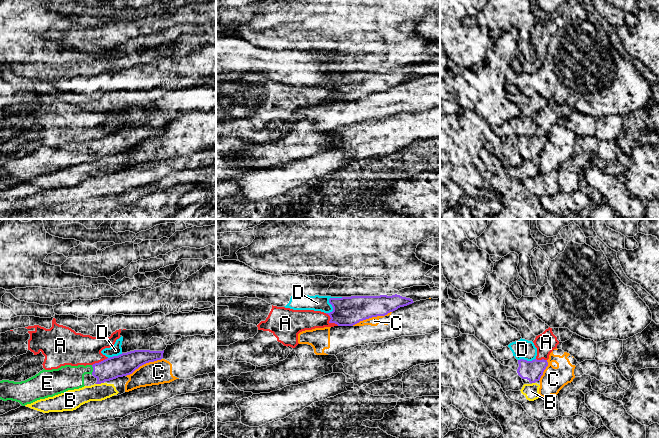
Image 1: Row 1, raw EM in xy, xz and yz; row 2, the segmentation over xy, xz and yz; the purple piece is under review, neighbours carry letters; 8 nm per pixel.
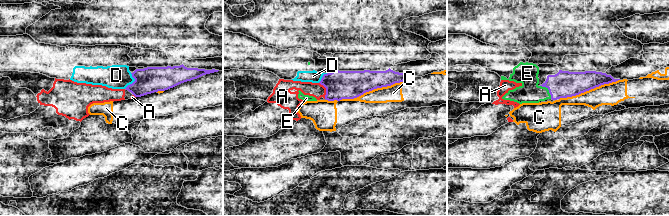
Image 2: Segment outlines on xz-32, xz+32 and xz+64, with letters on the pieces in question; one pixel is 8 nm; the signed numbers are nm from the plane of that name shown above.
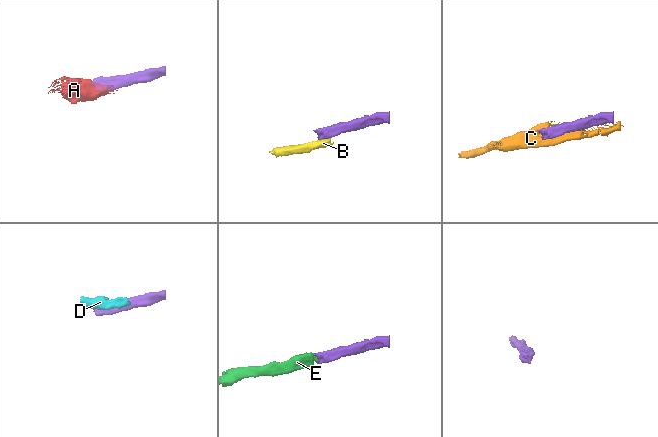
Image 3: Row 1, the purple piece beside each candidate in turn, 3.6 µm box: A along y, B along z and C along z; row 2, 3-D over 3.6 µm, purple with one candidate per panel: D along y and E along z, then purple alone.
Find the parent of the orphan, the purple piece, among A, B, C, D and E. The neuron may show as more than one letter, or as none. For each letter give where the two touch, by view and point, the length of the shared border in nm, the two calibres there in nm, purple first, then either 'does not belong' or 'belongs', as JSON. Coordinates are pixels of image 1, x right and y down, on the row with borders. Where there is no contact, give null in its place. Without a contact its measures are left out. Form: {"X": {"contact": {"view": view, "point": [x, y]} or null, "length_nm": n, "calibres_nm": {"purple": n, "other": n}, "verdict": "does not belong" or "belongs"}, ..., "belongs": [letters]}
{"A": {"contact": {"view": "xz", "point": [329, 321]}, "length_nm": 150, "calibres_nm": {"purple": 240, "other": 180}, "verdict": "does not belong"}, "B": {"contact": {"view": "xy", "point": [99, 383]}, "length_nm": 70, "calibres_nm": {"purple": 180, "other": 160}, "verdict": "does not belong"}, "C": {"contact": {"view": "xz", "point": [371, 317]}, "length_nm": 340, "calibres_nm": {"purple": 240, "other": 80}, "verdict": "does not belong"}, "D": {"contact": {"view": "xz", "point": [329, 301]}, "length_nm": 190, "calibres_nm": {"purple": 240, "other": 130}, "verdict": "does not belong"}, "E": {"contact": {"view": "xy", "point": [93, 370]}, "length_nm": 80, "calibres_nm": {"purple": 180, "other": 200}, "verdict": "belongs"}, "belongs": ["E"]}

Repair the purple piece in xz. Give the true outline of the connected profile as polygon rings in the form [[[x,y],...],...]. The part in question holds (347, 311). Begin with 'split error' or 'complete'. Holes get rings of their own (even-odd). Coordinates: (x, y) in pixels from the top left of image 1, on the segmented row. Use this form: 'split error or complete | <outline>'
complete | [[[400,295],[380,296],[351,296],[330,298],[333,311],[326,313],[330,316],[329,323],[338,326],[353,326],[360,321],[385,316],[400,307],[414,303],[412,299]]]

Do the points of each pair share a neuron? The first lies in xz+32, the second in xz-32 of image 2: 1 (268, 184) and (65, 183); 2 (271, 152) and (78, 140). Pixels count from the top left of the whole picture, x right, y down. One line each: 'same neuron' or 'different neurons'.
1: same neuron
2: same neuron

